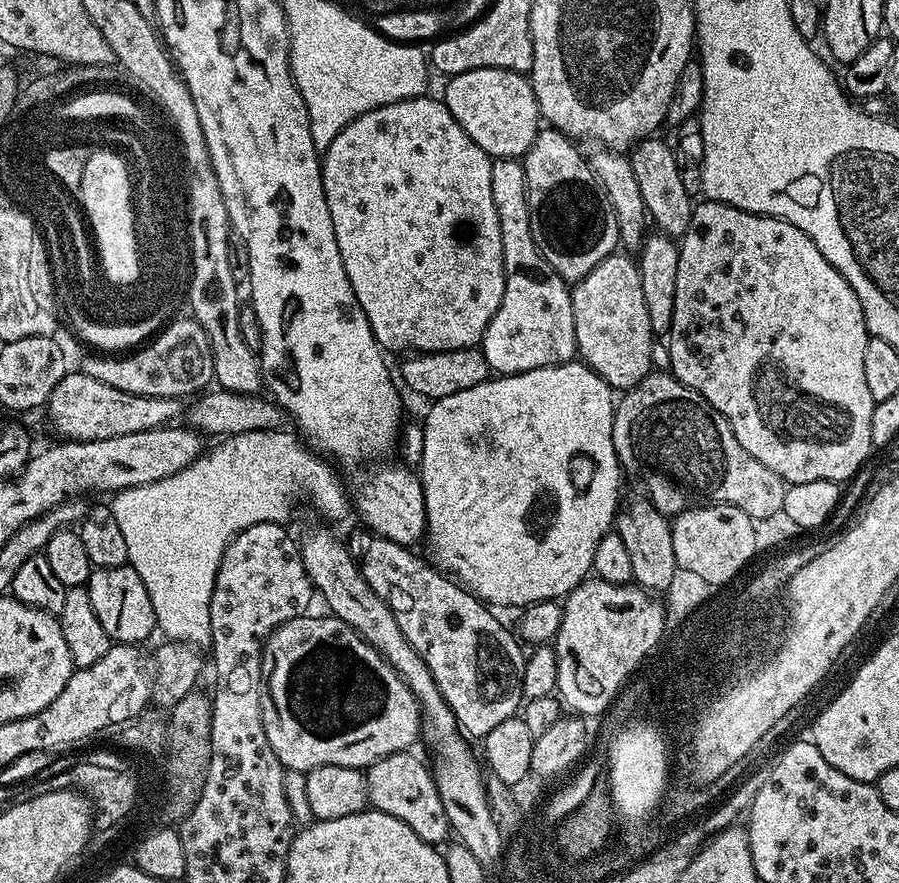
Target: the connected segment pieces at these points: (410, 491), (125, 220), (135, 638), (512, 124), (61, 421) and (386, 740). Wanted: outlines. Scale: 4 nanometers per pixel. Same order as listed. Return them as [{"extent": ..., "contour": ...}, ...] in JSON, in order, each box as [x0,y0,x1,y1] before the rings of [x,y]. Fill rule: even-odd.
[{"extent":[354,467,426,546],"contour":[[[411,467],[380,468],[372,472],[354,492],[354,508],[364,519],[363,527],[390,542],[405,546],[416,546],[426,536],[424,522],[424,495],[419,475]],[[412,471],[412,472],[411,472]]]},{"extent":[78,151,142,286],"contour":[[[113,151],[96,152],[89,160],[83,161],[84,173],[78,185],[78,200],[94,237],[98,266],[108,271],[108,275],[113,276],[116,283],[126,286],[139,279],[142,257],[136,233],[134,176],[129,161],[119,151]]]},{"extent":[86,563,157,646],"contour":[[[126,563],[113,568],[93,568],[86,587],[90,594],[90,603],[94,605],[94,614],[98,614],[102,630],[106,630],[113,642],[140,646],[151,632],[157,631],[150,594],[142,578],[138,578],[138,570],[134,570],[131,564]]]},{"extent":[442,68,542,158],"contour":[[[483,68],[466,70],[457,76],[447,77],[442,93],[444,104],[454,114],[458,126],[482,146],[493,158],[520,158],[534,142],[537,132],[542,127],[542,117],[538,110],[536,95],[531,79],[527,75]]]},{"extent":[46,370,182,441],"contour":[[[72,370],[62,378],[62,382],[58,382],[58,386],[54,386],[54,394],[50,394],[46,405],[47,412],[48,420],[61,441],[105,440],[171,425],[179,412],[181,415],[182,404],[179,399],[170,397],[143,397],[126,393],[88,377],[84,371]]]},{"extent":[260,614,421,773],"contour":[[[305,614],[288,620],[282,626],[268,635],[264,642],[264,657],[262,658],[262,678],[264,683],[260,693],[260,701],[262,702],[262,726],[265,727],[266,738],[269,740],[269,746],[274,750],[274,754],[289,772],[307,773],[314,770],[318,766],[346,766],[347,768],[359,768],[367,770],[374,762],[378,762],[382,758],[386,758],[395,752],[407,752],[413,746],[412,743],[421,739],[420,731],[420,703],[406,686],[406,682],[397,672],[389,666],[386,658],[382,658],[382,654],[378,654],[378,650],[374,650],[374,646],[367,644],[357,632],[350,626],[346,626],[346,622],[342,622],[337,616],[331,614],[323,614],[324,616],[312,616],[313,614]]]}]

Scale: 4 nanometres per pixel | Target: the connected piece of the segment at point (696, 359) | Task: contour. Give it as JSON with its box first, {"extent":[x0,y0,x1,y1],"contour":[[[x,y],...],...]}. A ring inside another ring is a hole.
{"extent":[668,199,874,484],"contour":[[[705,199],[704,204],[697,203],[692,209],[690,226],[686,226],[686,234],[679,237],[678,247],[678,282],[674,282],[674,318],[668,327],[668,360],[672,363],[671,375],[692,388],[734,430],[734,438],[762,466],[770,466],[774,474],[778,474],[788,484],[798,482],[818,482],[819,480],[835,480],[845,482],[868,460],[868,455],[874,452],[870,438],[870,414],[874,401],[870,398],[870,389],[866,387],[866,374],[864,373],[862,357],[866,354],[866,342],[869,338],[868,323],[864,317],[862,302],[858,302],[858,294],[838,274],[830,262],[814,246],[814,242],[798,226],[773,216],[755,216],[753,212],[743,212],[729,204],[717,200]]]}

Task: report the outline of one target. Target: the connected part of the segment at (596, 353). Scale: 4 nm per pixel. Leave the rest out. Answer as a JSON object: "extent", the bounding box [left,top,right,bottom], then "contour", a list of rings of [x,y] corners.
{"extent":[571,254,653,390],"contour":[[[613,254],[586,278],[571,285],[574,306],[574,338],[579,359],[596,372],[613,390],[627,390],[653,371],[650,314],[646,314],[646,298],[642,298],[642,278],[637,261]]]}

